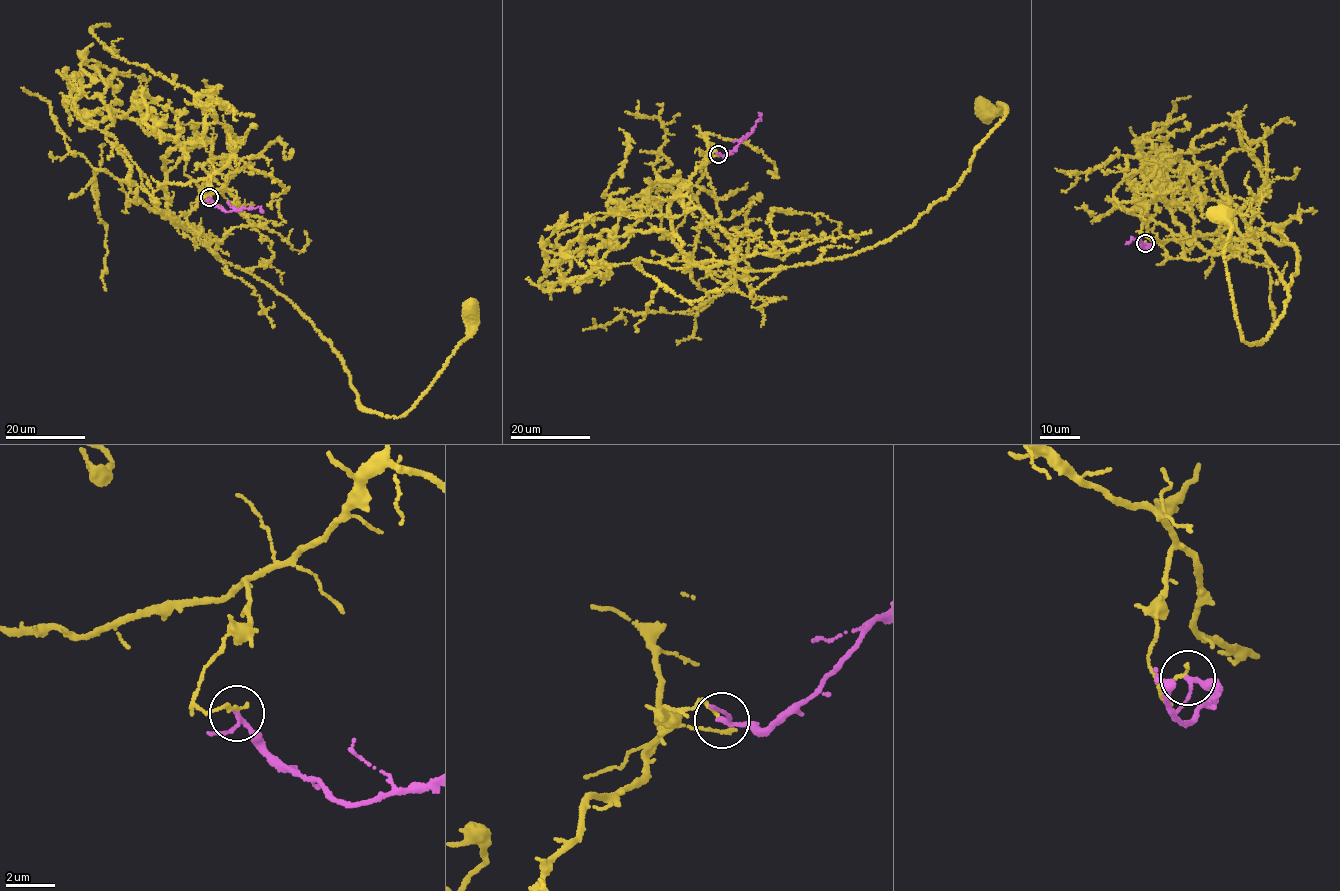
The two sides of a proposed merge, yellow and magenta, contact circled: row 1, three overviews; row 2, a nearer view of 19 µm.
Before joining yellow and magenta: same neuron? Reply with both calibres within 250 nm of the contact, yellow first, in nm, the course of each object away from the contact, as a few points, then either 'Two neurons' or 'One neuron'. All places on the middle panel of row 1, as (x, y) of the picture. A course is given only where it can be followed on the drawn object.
Thickness 140 nm (yellow) against 150 nm. Course of yellow: (718, 154), (683, 186), (685, 211), (720, 226), (736, 266), (778, 270), (912, 224), (1007, 111), (986, 109). Course of magenta: (718, 154), (727, 154), (752, 131), (761, 117), (758, 111). Two neurons

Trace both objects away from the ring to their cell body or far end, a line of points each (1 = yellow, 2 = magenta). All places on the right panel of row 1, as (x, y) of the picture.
1: (1145, 243), (1143, 222), (1190, 259), (1261, 233), (1294, 244), (1283, 313), (1259, 342), (1243, 340), (1221, 216)
2: (1145, 243), (1149, 246), (1145, 250), (1139, 240), (1133, 237), (1124, 244)

